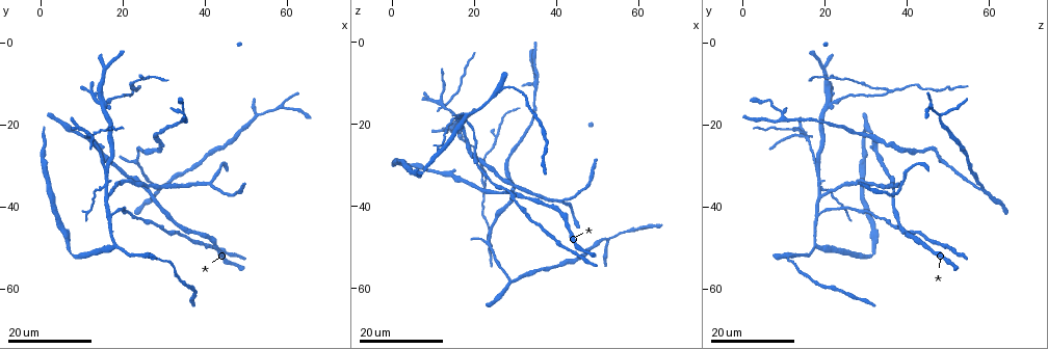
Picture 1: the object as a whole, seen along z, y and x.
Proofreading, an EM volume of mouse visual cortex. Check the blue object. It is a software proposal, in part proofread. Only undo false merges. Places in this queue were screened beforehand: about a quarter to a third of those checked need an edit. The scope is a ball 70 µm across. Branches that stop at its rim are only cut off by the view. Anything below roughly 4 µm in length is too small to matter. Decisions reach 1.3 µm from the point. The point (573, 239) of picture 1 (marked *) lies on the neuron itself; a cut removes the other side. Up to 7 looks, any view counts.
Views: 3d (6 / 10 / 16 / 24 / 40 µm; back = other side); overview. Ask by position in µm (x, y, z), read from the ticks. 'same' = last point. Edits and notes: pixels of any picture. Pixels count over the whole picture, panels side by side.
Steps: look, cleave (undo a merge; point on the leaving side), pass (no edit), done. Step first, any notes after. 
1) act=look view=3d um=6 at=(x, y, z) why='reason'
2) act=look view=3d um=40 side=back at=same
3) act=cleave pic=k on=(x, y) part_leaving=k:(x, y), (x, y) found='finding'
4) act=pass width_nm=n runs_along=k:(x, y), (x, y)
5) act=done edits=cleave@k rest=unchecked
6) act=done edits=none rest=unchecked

act=look view=3d um=16 at=(58.5, 15.5, 46.0)

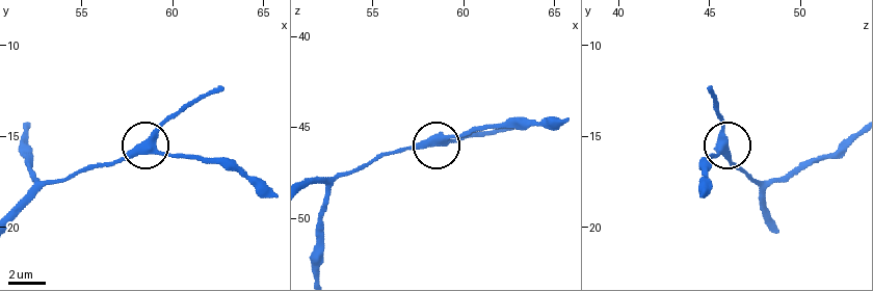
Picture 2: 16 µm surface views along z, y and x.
act=look view=3d um=10 at=(58.9, 15.6, 45.7) why='zoom in'

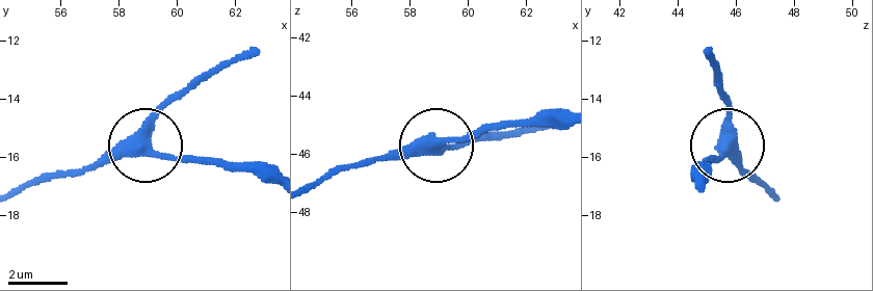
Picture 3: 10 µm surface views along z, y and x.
act=pass width_nm=360 runs_along=3:(313, 187), (350, 167), (481, 137) found='one neuron here'

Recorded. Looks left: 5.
act=look view=3d um=24 at=(53.0, 18.0, 48.0) why='three-way junction'

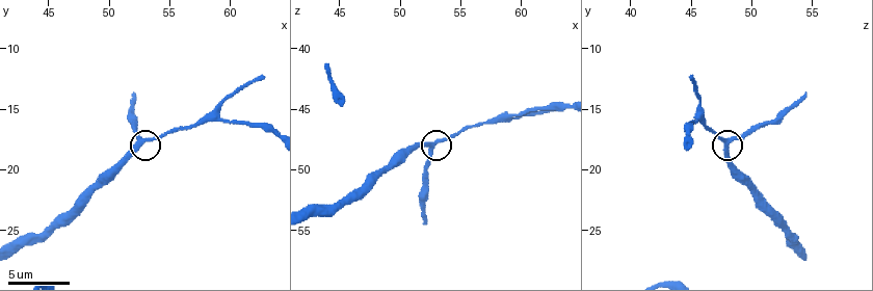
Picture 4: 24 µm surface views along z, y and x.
act=look view=3d um=10 at=(52.8, 17.6, 47.8)

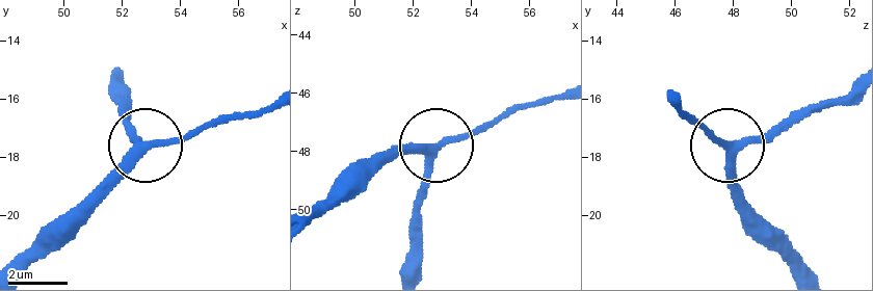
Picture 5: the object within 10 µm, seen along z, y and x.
act=pass side_arm_um=8 runs_along=5:(311, 222), (393, 156), (435, 149), (416, 231) found='continuous, no second neuron'

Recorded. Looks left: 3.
act=look view=3d um=24 at=(16.0, 30.5, 18.5) why='a fork'

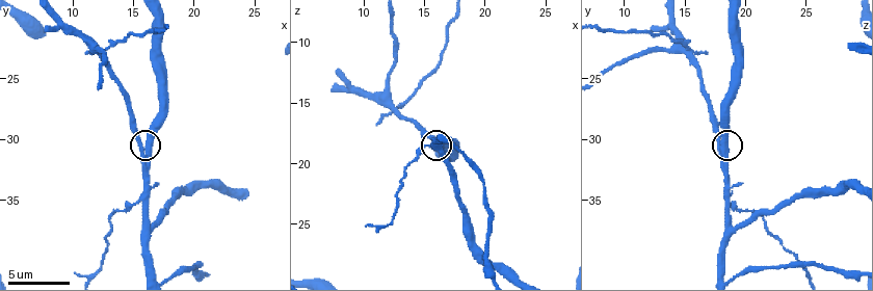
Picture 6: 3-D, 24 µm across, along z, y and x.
act=look view=3d um=10 at=same

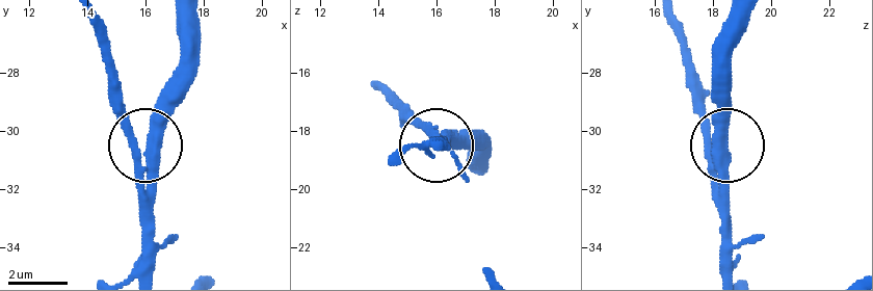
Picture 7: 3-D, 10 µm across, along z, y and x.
act=pass width_nm=340 runs_along=7:(721, 267), (723, 150), (709, 140), (699, 76) found='continuous, no second neuron'

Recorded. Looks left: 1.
act=look view=3d um=16 at=(12.2, 22.8, 15.2)

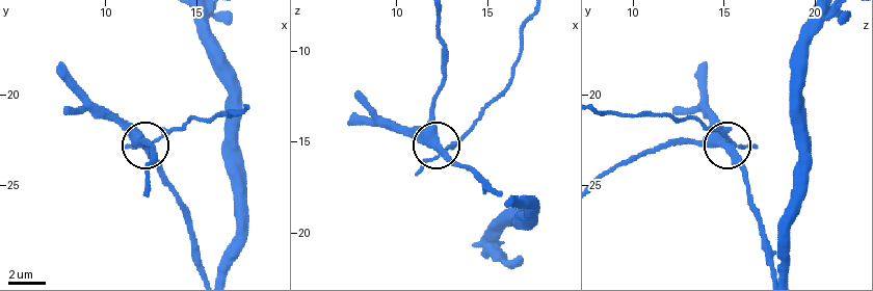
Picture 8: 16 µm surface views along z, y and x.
act=cleave pic=8 on=(172, 130) side_arm_um=10 part_leaving=8:(733, 142), (695, 120), (602, 114) found='a second neuron is stuck on'

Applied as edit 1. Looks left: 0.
act=done edits=cleave@8 rest=unchecked

